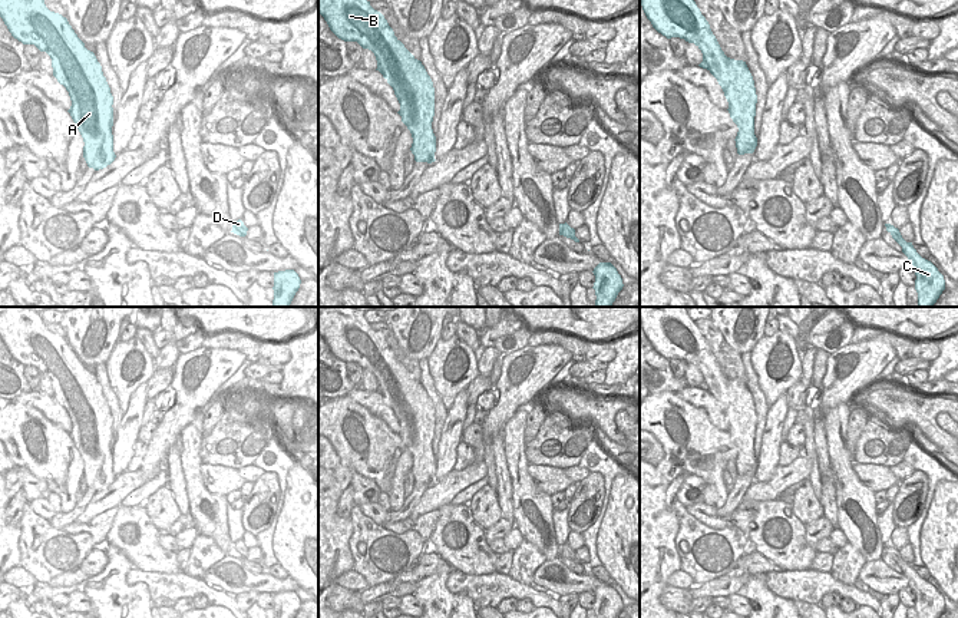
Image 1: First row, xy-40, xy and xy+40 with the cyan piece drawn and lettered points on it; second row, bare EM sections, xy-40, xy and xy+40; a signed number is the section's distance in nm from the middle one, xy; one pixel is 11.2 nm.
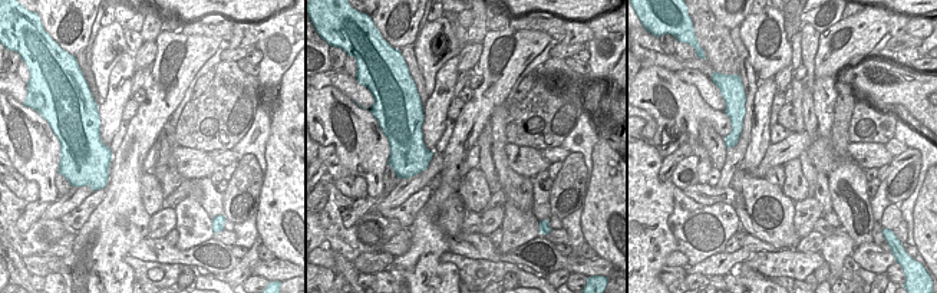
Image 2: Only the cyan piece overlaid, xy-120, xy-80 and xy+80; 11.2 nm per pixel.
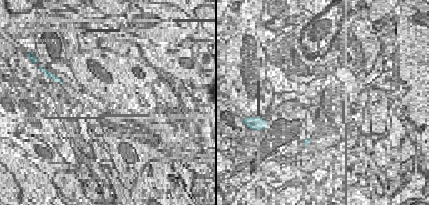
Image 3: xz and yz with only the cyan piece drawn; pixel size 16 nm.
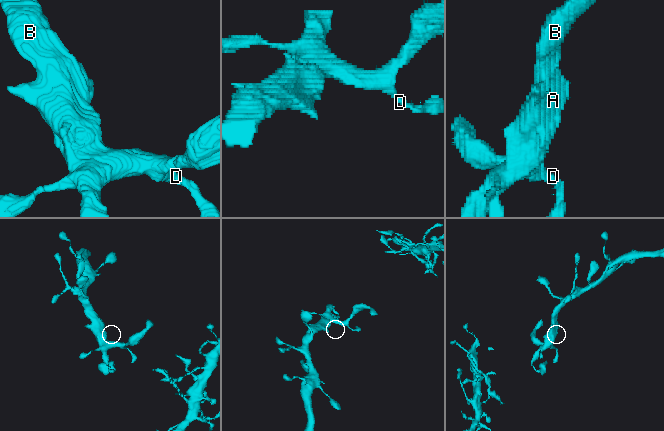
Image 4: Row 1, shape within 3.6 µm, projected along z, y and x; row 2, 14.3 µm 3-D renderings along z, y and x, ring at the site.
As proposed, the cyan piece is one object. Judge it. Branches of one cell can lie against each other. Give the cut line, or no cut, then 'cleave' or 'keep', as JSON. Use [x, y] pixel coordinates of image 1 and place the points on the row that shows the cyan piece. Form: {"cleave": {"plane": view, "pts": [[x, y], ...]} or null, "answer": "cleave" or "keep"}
{"cleave": null, "answer": "keep"}

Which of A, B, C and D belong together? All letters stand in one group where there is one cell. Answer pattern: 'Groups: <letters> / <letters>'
Groups: A B C D

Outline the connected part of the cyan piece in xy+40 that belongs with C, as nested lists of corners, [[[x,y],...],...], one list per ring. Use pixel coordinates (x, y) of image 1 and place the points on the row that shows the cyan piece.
[[[885,224],[885,227],[892,238],[902,247],[902,252],[908,257],[909,265],[915,271],[915,290],[918,293],[918,305],[932,307],[945,290],[944,275],[931,261],[922,258],[916,252],[912,242],[906,242],[902,238],[898,228],[891,224]]]

